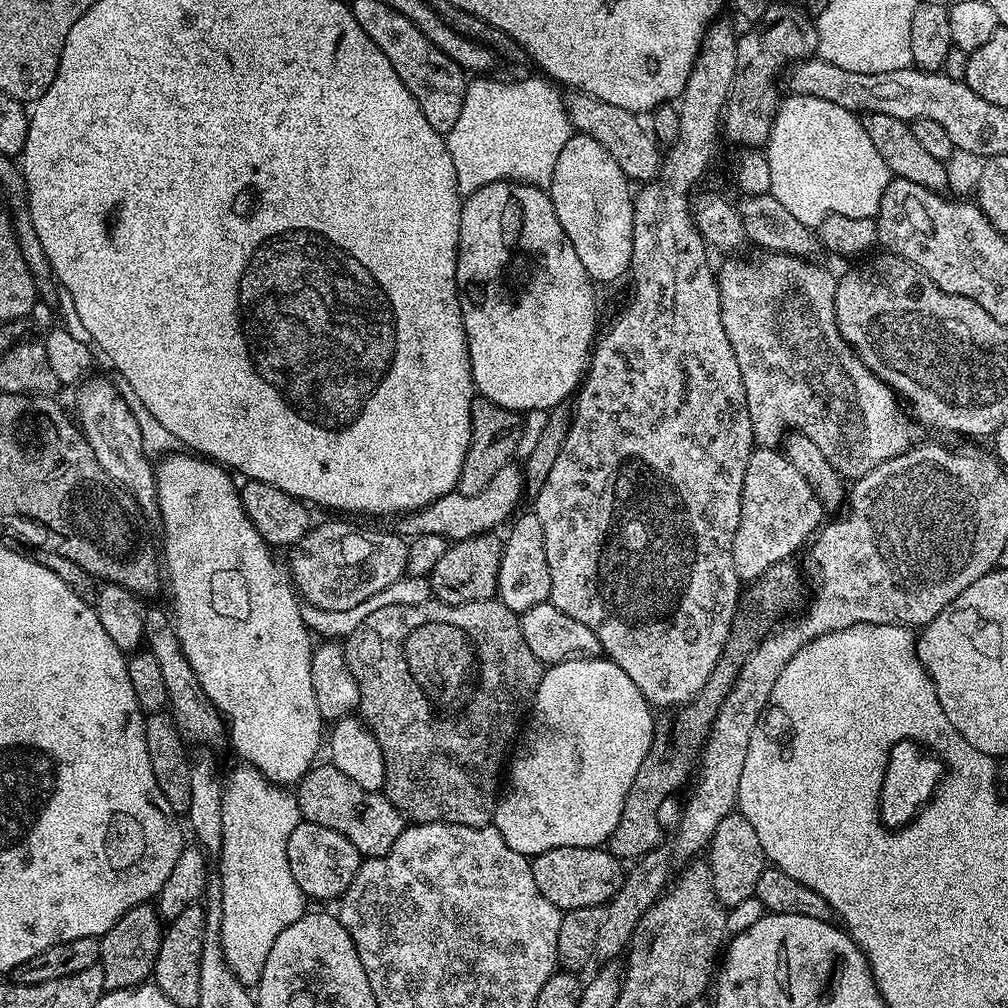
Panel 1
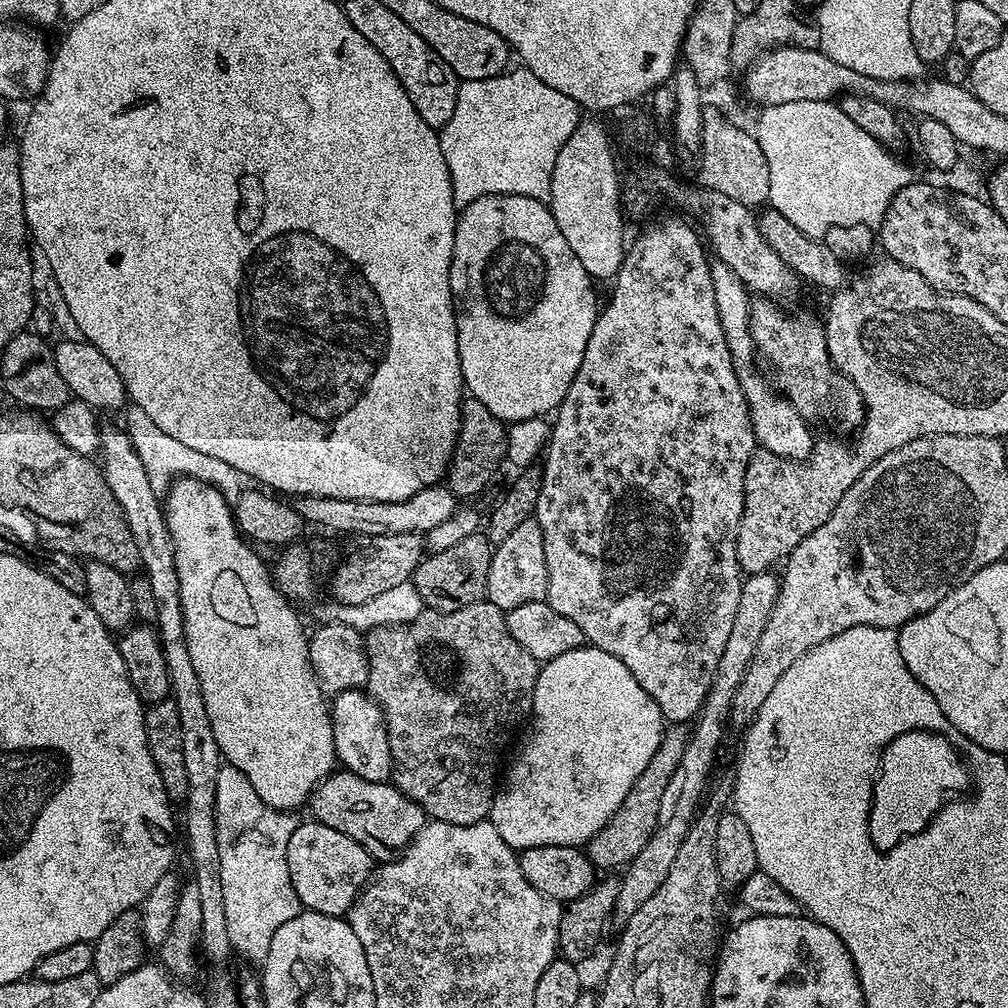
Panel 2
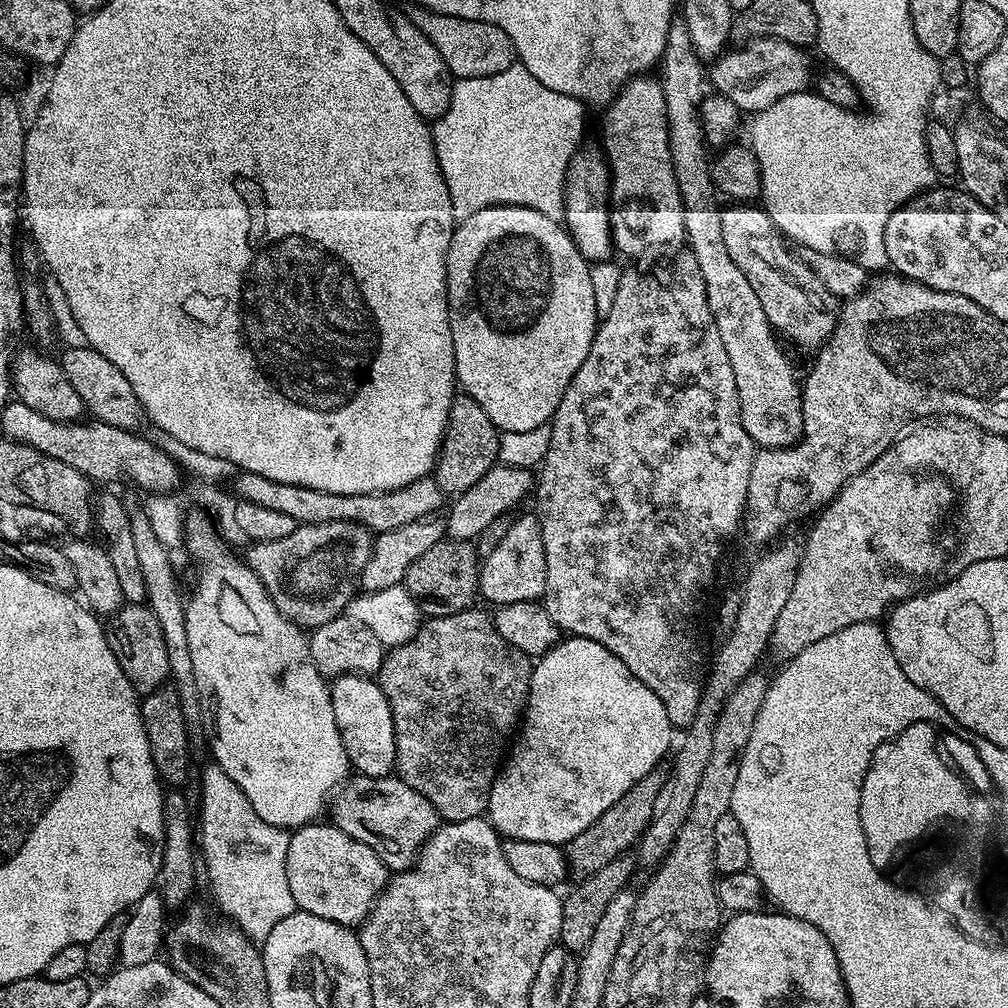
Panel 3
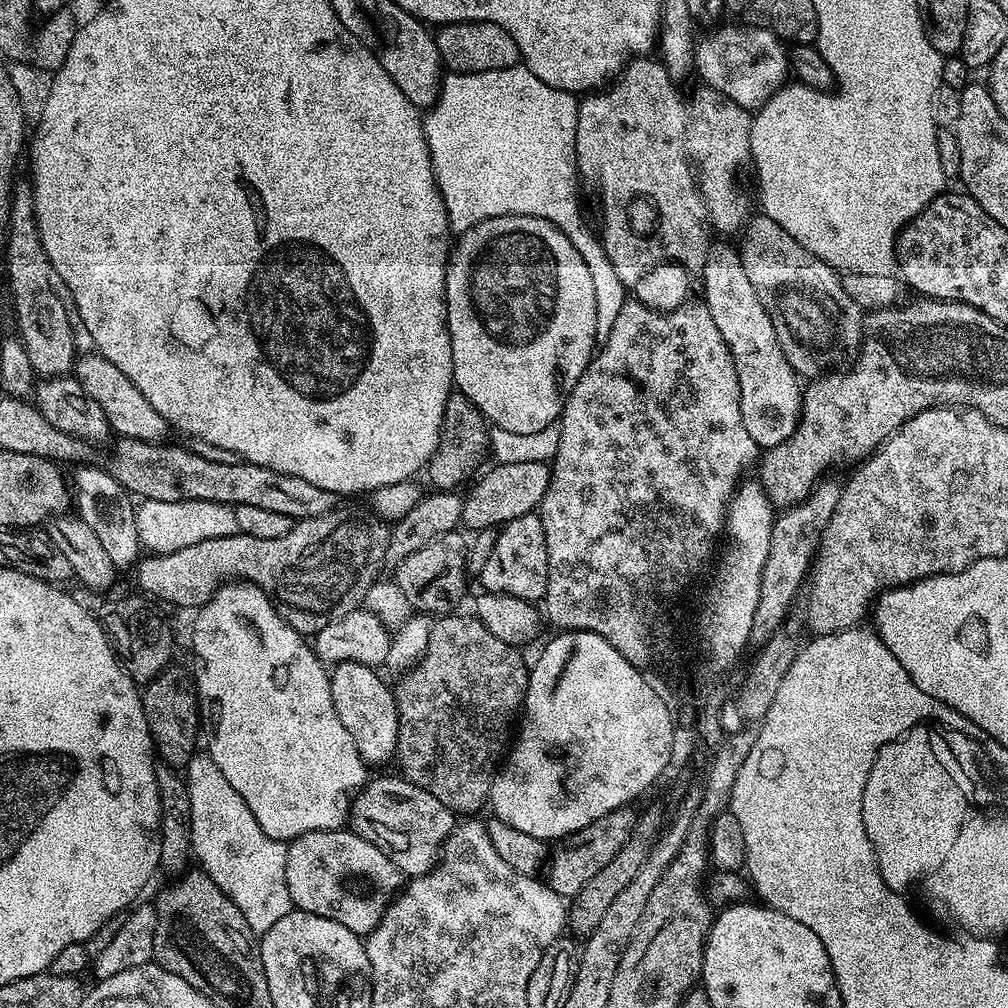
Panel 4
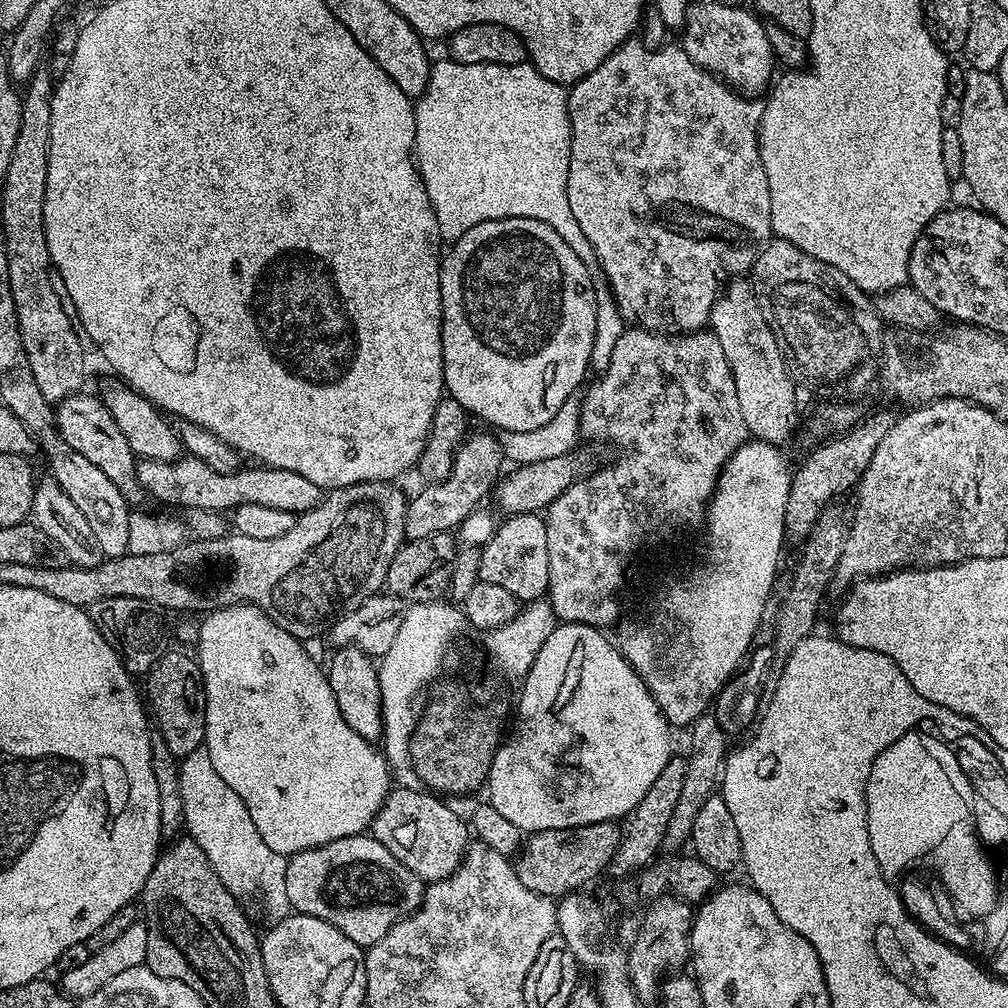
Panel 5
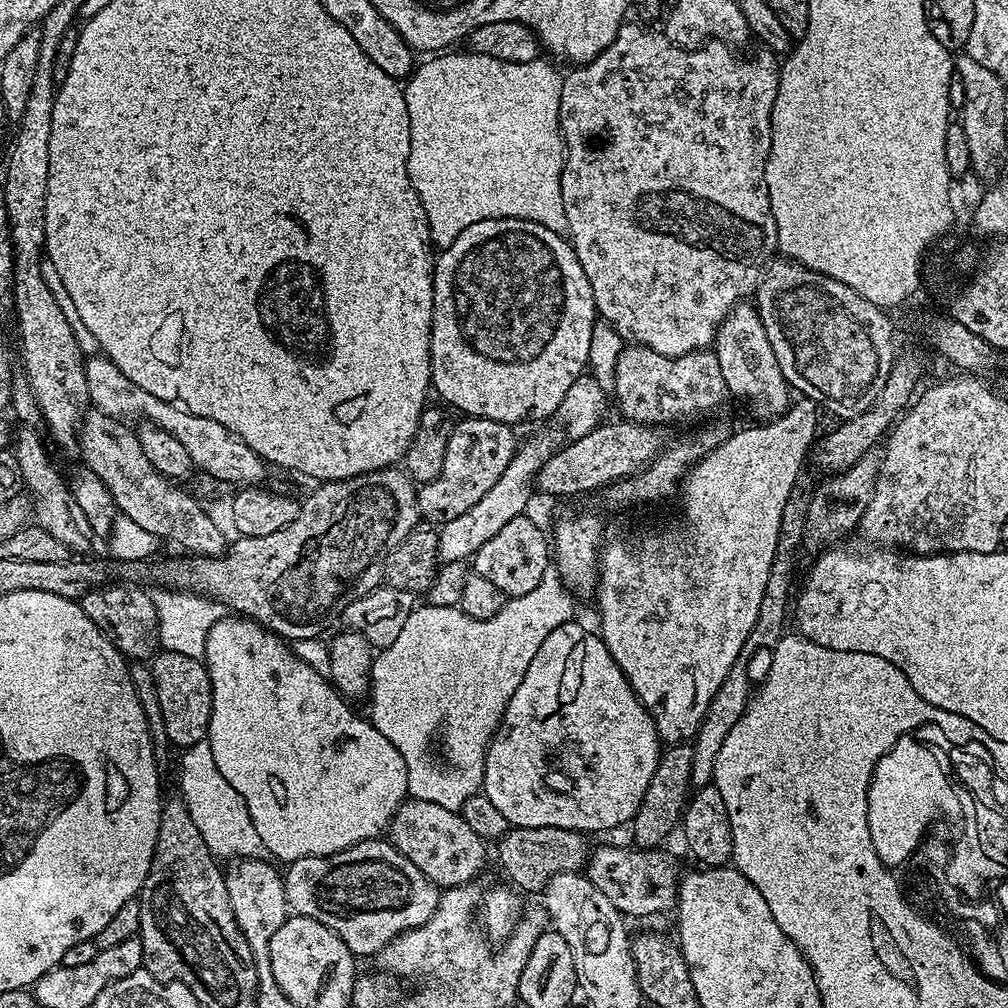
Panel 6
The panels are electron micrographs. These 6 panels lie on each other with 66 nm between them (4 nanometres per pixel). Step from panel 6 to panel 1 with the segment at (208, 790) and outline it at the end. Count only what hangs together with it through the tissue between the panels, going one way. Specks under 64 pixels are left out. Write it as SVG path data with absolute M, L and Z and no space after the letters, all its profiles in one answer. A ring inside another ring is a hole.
M253 764L237 765L223 781L222 846L218 853L222 886L220 941L230 970L245 986L255 986L278 934L306 915L304 891L294 882L290 858L286 858L286 842L290 842L290 834L302 823L302 817L295 795L287 787L267 780Z

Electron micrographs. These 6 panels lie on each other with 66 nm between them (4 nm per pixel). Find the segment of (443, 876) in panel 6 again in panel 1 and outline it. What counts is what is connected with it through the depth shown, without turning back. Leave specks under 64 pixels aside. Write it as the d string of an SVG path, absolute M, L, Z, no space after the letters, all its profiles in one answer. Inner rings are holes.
M330 762L317 763L295 785L294 795L301 817L307 823L326 826L326 830L338 830L359 850L361 857L384 856L398 842L398 834L406 827L406 817L391 804L383 791L362 790L362 786L350 782L342 770Z

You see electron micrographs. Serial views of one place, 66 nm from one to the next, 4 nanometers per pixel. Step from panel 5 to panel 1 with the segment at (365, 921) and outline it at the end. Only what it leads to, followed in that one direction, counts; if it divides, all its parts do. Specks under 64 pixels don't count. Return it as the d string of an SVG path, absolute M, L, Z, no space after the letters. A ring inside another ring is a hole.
M307 822L294 826L290 842L286 842L286 858L290 858L290 874L294 874L294 882L298 882L309 901L339 901L350 882L354 882L362 863L360 852L350 838L338 834L338 830L326 830L326 826Z

